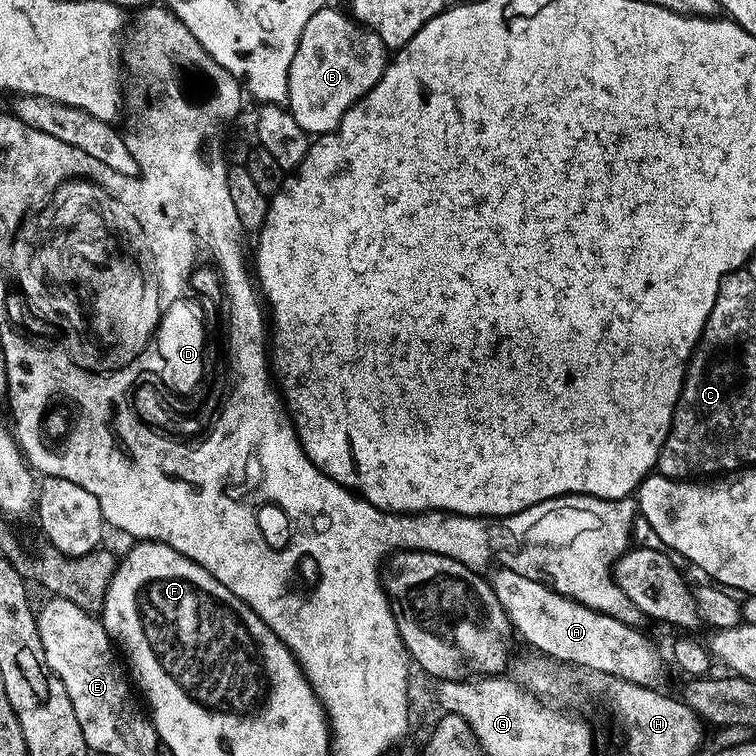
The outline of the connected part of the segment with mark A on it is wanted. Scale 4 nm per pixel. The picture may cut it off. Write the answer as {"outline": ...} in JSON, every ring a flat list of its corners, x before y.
{"outline":[[497,567,496,573,490,576,490,583,498,602,506,610,515,633,520,635,534,648,539,655,553,660,559,660,562,664,570,664,573,667,582,667,591,672,606,673,622,678,624,681,632,681,636,685,655,687,659,685,664,666,657,648,651,640,644,637,637,627,616,619,612,615,605,614,585,604,572,600,560,592,549,588,540,580,526,578,509,568]]}

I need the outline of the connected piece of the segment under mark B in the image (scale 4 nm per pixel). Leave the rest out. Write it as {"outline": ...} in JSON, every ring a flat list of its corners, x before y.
{"outline":[[331,6,322,7,318,14,314,14,314,18,310,18,310,22,306,22,306,30,302,30,298,50,294,50,294,62,290,62,286,107,294,114,294,122,298,122,302,130,310,134,332,132,342,122,346,110,350,110,350,106,354,106,378,83,389,63,389,49,384,47,378,34,374,34,363,24,357,24,351,15,344,13,343,16]]}

